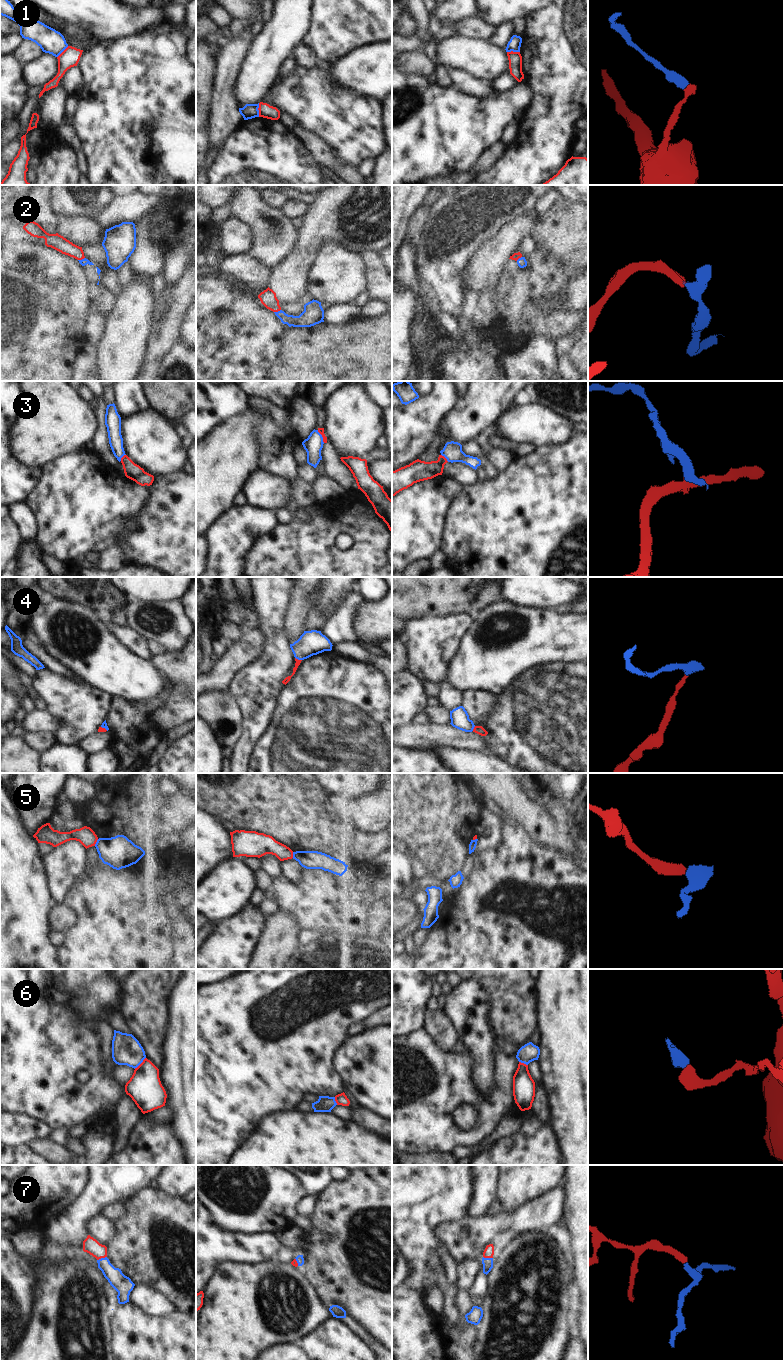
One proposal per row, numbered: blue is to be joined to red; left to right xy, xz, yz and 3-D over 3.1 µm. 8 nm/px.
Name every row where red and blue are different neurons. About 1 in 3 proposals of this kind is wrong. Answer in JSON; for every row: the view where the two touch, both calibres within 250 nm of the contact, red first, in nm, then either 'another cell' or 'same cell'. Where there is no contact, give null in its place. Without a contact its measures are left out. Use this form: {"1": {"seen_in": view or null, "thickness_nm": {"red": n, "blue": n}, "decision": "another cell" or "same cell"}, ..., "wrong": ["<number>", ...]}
{"1": {"seen_in": "xz", "thickness_nm": {"red": 110, "blue": 120}, "decision": "another cell"}, "2": {"seen_in": "xy", "thickness_nm": {"red": 120, "blue": 60}, "decision": "same cell"}, "3": {"seen_in": "xz", "thickness_nm": {"red": 50, "blue": 150}, "decision": "another cell"}, "4": {"seen_in": "xz", "thickness_nm": {"red": 50, "blue": 200}, "decision": "same cell"}, "5": {"seen_in": "xy", "thickness_nm": {"red": 150, "blue": 260}, "decision": "another cell"}, "6": {"seen_in": "xy", "thickness_nm": {"red": 280, "blue": 240}, "decision": "another cell"}, "7": {"seen_in": "xy", "thickness_nm": {"red": 130, "blue": 140}, "decision": "same cell"}, "wrong": ["1", "3", "5", "6"]}

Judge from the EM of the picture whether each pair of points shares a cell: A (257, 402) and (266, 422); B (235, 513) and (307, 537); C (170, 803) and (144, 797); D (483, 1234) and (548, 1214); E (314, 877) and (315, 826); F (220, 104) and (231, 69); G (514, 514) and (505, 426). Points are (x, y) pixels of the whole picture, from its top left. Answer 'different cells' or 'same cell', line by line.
A: different cells
B: different cells
C: different cells
D: same cell
E: different cells
F: same cell
G: different cells

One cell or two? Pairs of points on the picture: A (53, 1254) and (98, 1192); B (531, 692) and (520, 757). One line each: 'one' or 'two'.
A: one
B: one

